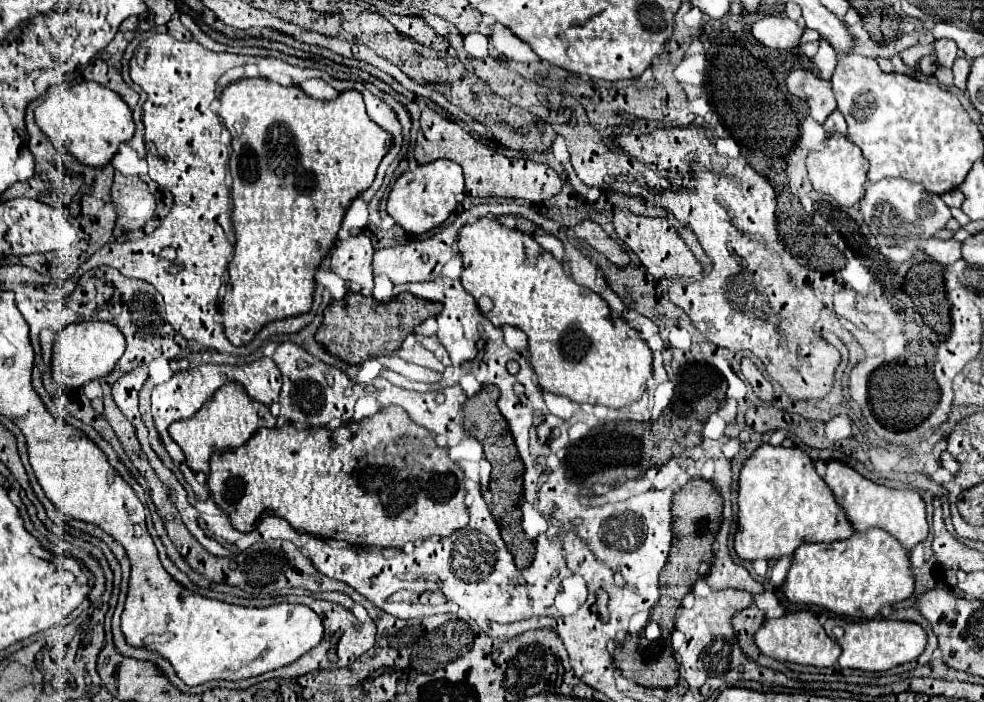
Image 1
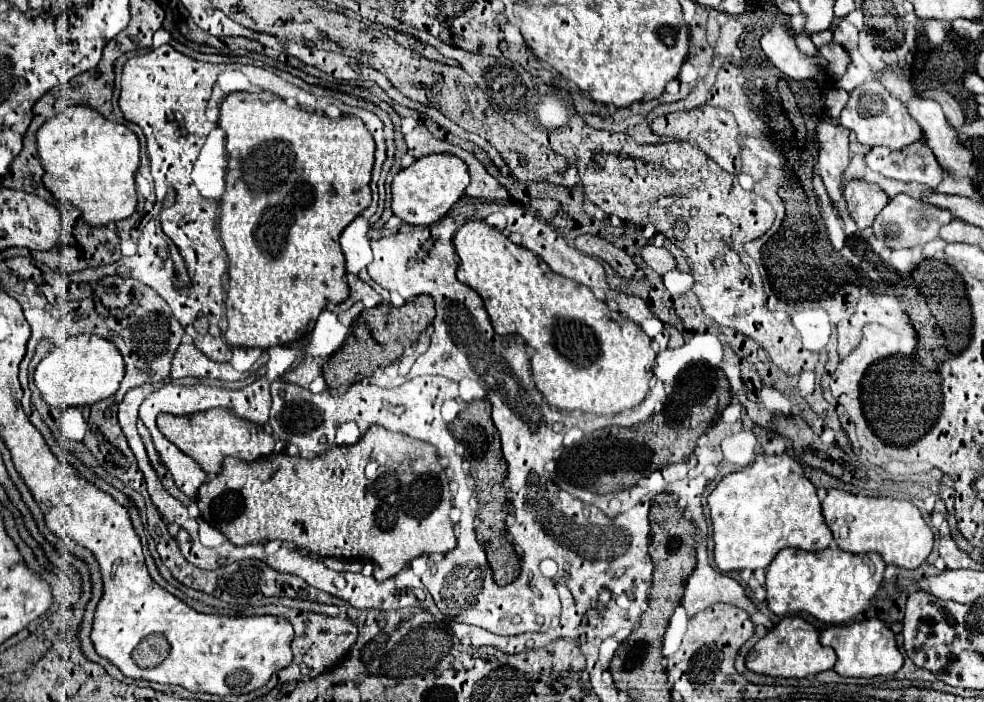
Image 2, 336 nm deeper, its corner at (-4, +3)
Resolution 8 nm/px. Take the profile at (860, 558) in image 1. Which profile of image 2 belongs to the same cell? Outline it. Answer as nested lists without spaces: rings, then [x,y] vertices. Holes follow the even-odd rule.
[[[836,546],[818,550],[818,552],[786,548],[786,550],[780,550],[776,554],[776,558],[772,560],[772,564],[766,568],[766,584],[764,584],[766,602],[768,602],[768,608],[776,616],[806,612],[826,624],[844,624],[868,610],[870,600],[874,598],[876,590],[882,584],[884,568],[886,568],[886,564],[882,562],[882,558],[878,558],[878,554],[846,554],[844,550],[838,550]]]

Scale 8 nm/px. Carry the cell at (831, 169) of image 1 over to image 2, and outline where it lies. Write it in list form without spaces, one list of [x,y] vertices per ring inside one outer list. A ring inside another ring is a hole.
[[[852,180],[844,186],[844,198],[850,218],[858,224],[860,230],[872,226],[874,218],[888,204],[888,196],[876,186],[864,180]]]

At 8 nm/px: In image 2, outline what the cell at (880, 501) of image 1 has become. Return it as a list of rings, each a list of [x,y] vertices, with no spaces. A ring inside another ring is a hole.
[[[828,490],[822,500],[824,520],[834,536],[834,544],[850,554],[878,552],[886,564],[914,570],[930,554],[934,534],[920,516],[920,510],[908,500],[854,496],[844,490]]]

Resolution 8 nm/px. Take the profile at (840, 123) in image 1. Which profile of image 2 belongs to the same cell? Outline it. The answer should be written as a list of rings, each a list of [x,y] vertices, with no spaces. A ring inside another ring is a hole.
[[[924,134],[904,150],[872,148],[870,154],[866,154],[866,164],[882,176],[902,182],[920,182],[926,188],[936,188],[944,178],[944,170],[926,144]]]

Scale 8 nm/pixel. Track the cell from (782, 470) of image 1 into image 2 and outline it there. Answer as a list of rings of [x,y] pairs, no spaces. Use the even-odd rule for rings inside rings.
[[[788,454],[756,456],[752,466],[734,472],[734,480],[728,480],[726,474],[706,502],[712,520],[714,562],[722,572],[766,568],[788,546],[818,552],[832,542],[832,534],[820,512],[816,486]]]

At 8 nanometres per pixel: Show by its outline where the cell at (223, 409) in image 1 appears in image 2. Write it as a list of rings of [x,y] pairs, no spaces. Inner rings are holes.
[[[222,408],[204,410],[204,412],[190,414],[190,416],[160,414],[156,424],[158,424],[158,430],[166,436],[166,440],[176,444],[190,458],[194,458],[202,466],[202,470],[210,476],[220,472],[226,456],[254,462],[260,458],[268,458],[274,452],[274,438],[270,434],[266,434],[260,424],[246,422],[246,420],[238,418],[236,414],[222,410]]]

